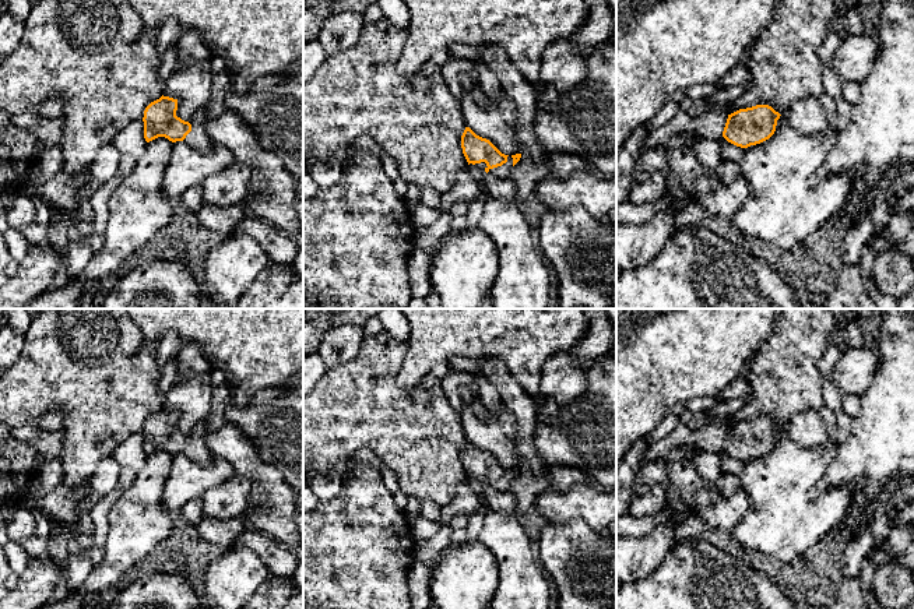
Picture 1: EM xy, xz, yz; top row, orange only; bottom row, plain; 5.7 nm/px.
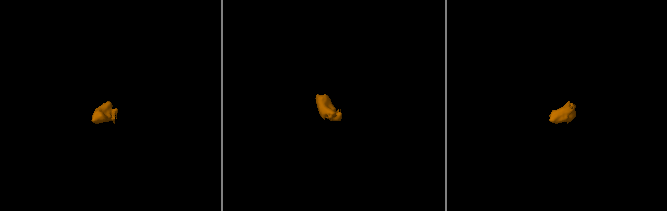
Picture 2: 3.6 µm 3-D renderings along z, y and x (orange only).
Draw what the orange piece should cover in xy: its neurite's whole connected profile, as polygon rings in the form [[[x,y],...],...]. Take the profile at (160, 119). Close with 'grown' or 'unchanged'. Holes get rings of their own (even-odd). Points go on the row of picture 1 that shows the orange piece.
[[[161,96],[144,110],[144,138],[147,142],[165,137],[172,142],[184,141],[193,149],[210,154],[215,142],[205,131],[207,115],[198,109],[190,122],[176,116],[177,99]]]; grown

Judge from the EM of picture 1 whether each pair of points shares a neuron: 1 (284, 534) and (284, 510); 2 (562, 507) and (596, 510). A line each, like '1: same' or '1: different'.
1: same
2: same

